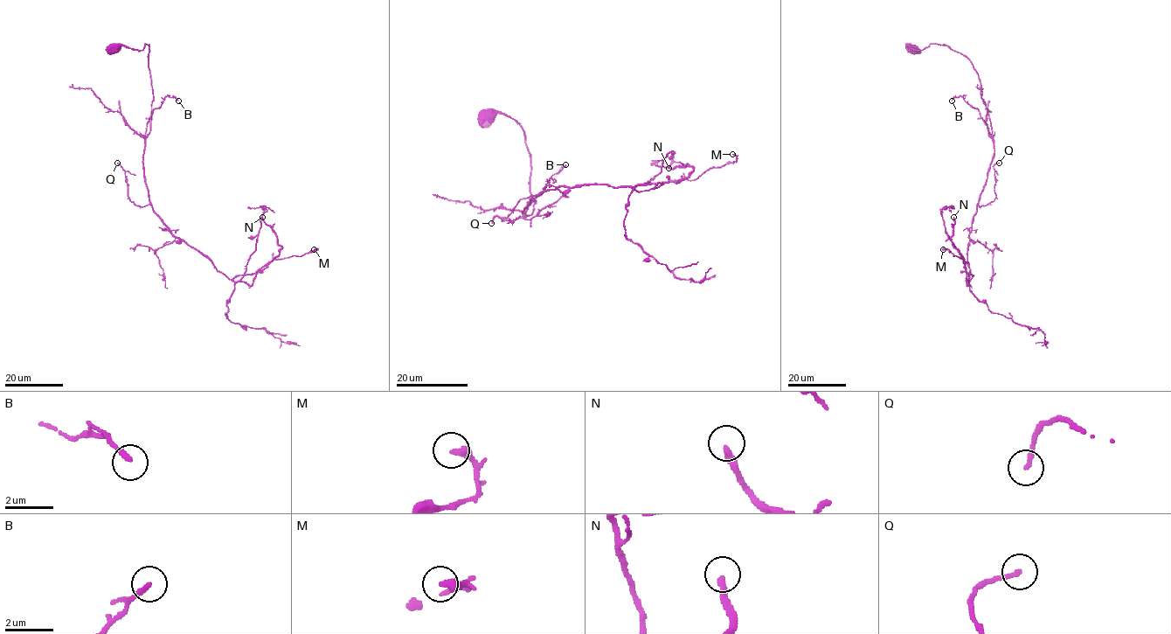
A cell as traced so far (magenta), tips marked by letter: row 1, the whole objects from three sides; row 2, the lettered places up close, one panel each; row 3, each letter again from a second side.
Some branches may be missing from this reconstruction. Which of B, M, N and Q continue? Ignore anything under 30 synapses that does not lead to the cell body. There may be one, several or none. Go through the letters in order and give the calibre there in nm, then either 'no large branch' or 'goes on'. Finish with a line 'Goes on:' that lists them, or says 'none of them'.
B: 200 nm | no large branch
M: 340 nm | no large branch
N: 260 nm | goes on
Q: 180 nm | no large branch
Goes on: N

